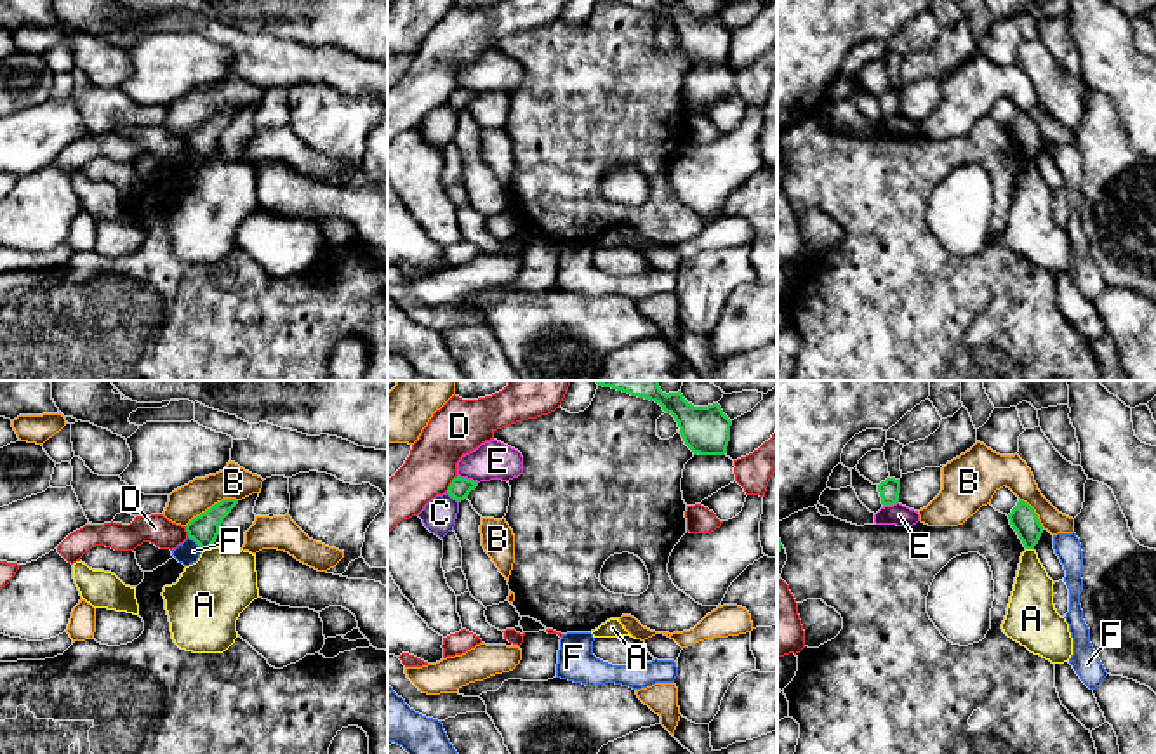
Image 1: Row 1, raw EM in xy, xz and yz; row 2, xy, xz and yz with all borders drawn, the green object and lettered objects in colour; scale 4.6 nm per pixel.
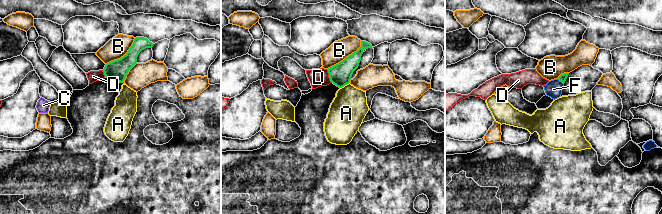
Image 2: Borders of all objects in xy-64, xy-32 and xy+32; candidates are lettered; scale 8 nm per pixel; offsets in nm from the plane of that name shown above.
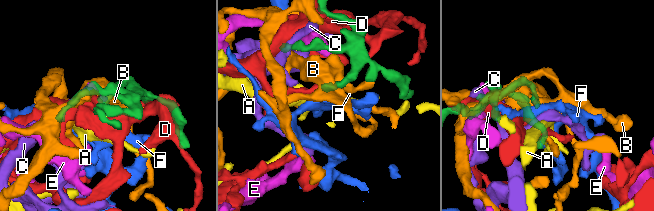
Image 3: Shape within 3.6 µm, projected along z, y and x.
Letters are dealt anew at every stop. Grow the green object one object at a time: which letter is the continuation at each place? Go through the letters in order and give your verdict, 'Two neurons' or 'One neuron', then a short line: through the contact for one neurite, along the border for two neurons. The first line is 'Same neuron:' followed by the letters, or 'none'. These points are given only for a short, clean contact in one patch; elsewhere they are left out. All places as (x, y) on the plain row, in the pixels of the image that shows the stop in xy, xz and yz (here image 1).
Same neuron: none
A: Two neurons. Line: yz (1026, 158), (1033, 160)
B: Two neurons
C: Two neurons
D: Two neurons
E: Two neurons
F: Two neurons. Line: xy (188, 146), (202, 160)

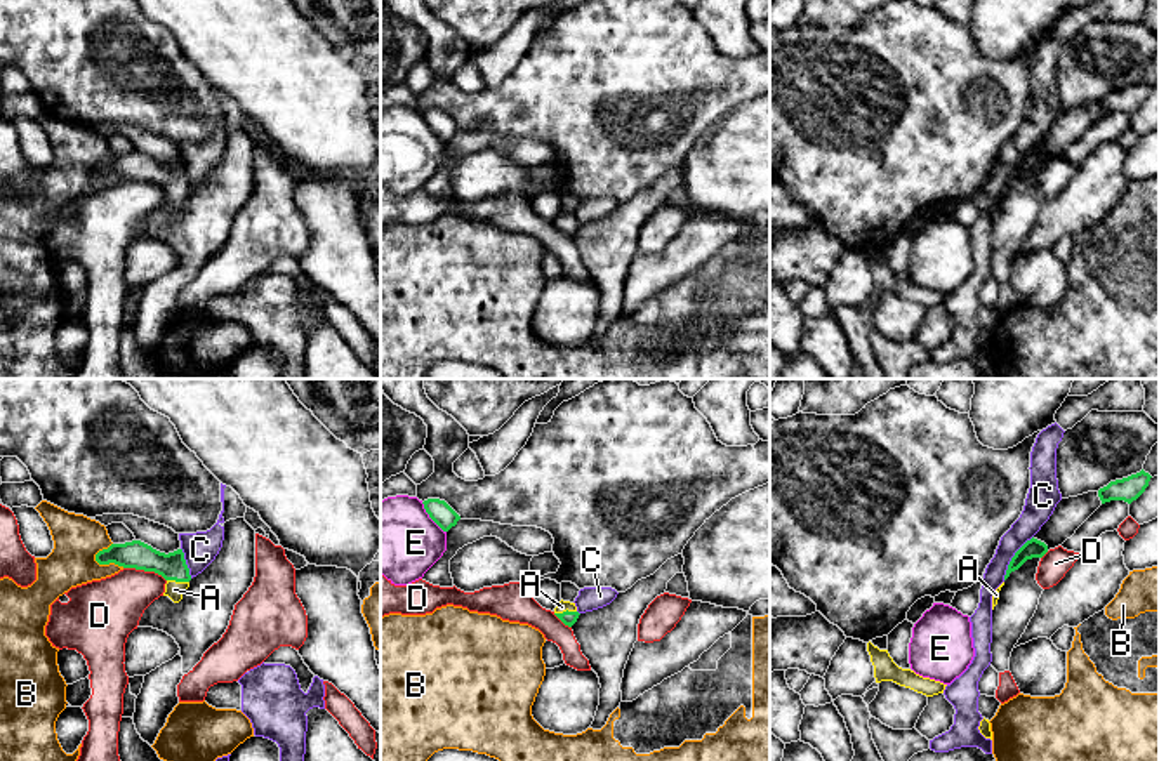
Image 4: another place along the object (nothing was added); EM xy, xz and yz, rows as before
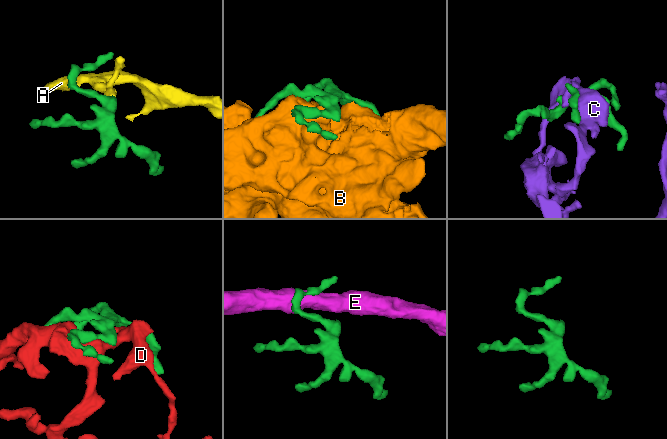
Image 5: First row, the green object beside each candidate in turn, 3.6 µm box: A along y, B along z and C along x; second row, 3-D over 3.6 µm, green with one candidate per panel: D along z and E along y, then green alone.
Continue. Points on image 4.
Same neuron: A
A: One neuron. Line: xy (136, 165), (158, 172), (178, 191), (174, 200)
B: Two neurons
C: Two neurons
D: Two neurons
E: Two neurons

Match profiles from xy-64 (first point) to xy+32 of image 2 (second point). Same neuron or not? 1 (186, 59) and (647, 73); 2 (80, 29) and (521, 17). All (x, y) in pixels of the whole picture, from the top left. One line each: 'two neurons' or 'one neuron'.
1: one neuron
2: two neurons

